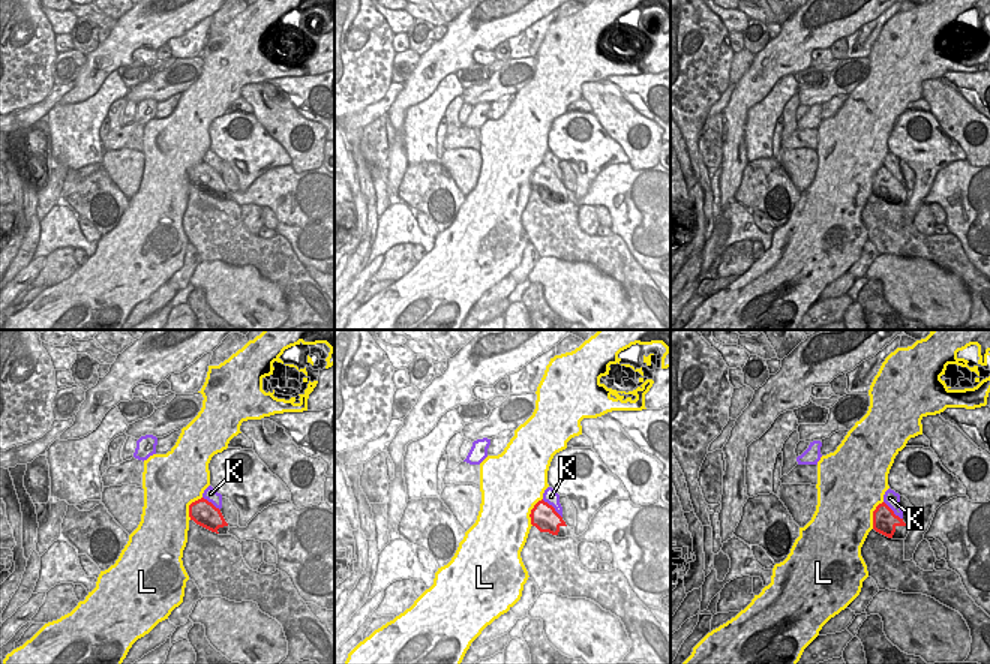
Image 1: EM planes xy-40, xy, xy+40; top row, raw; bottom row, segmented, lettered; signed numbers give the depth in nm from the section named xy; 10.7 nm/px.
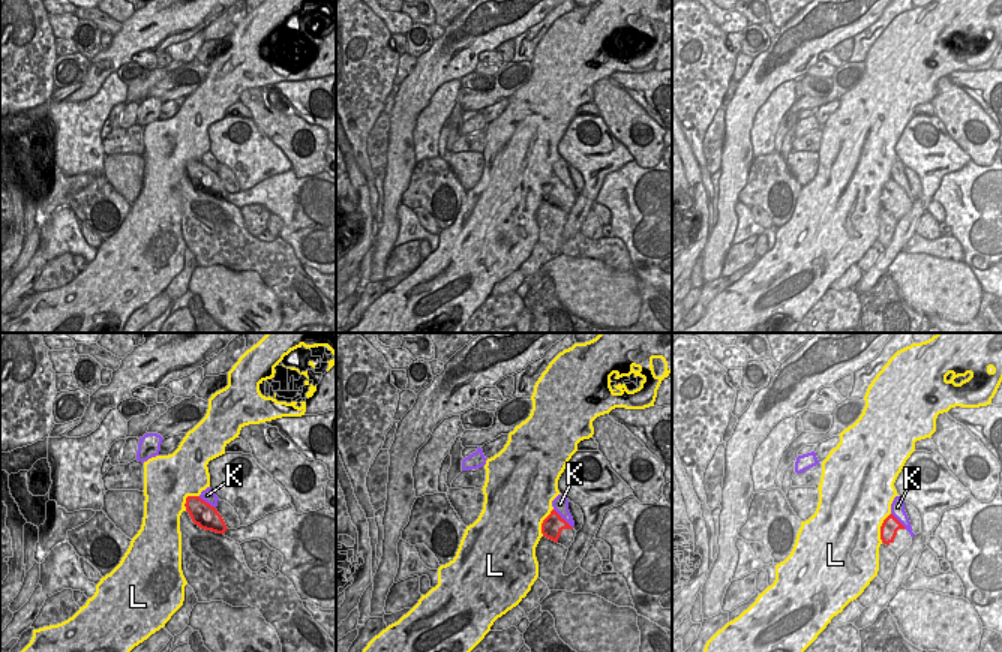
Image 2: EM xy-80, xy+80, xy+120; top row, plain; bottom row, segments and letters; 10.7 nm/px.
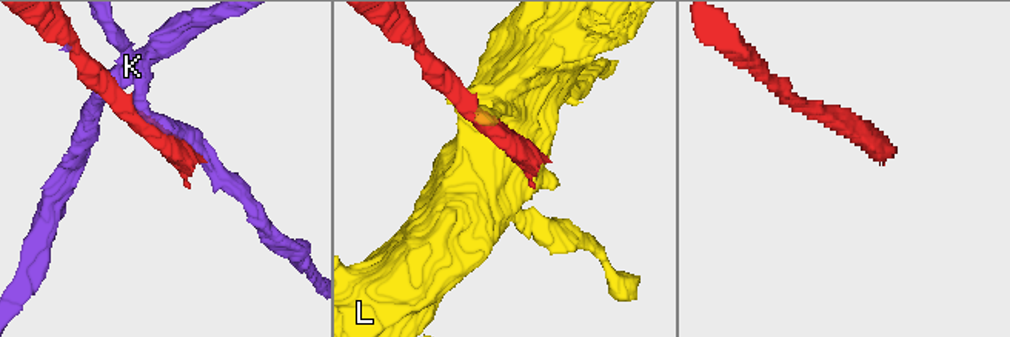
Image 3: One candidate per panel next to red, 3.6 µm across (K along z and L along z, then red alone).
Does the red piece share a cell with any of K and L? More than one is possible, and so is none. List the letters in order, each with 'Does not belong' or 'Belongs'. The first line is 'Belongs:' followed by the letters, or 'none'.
Belongs: none
K: Does not belong
L: Does not belong.

